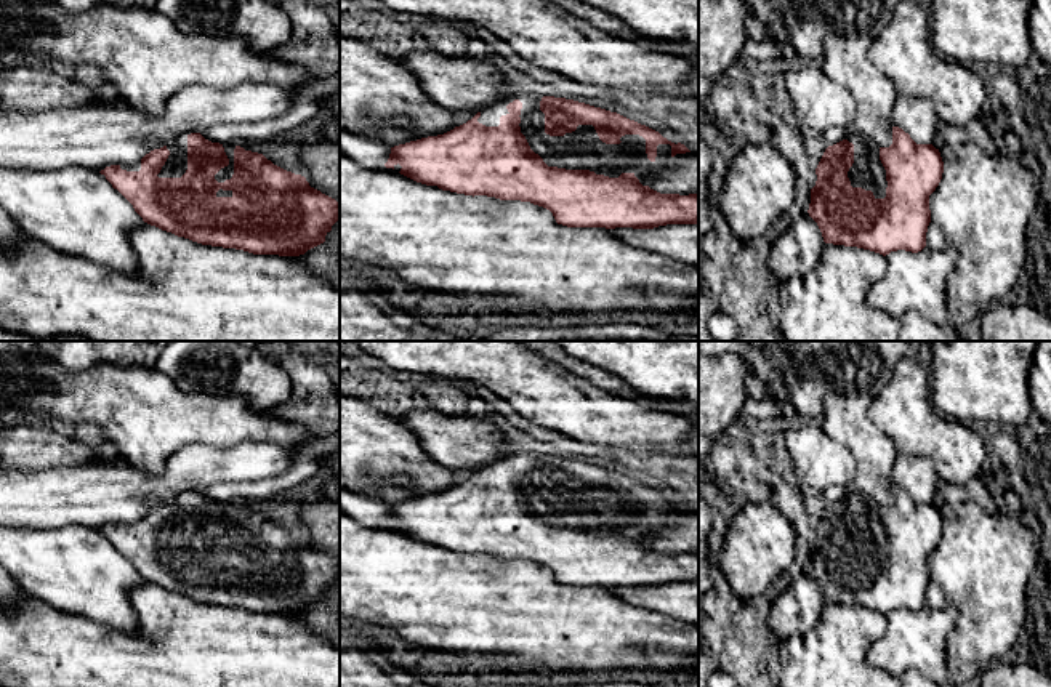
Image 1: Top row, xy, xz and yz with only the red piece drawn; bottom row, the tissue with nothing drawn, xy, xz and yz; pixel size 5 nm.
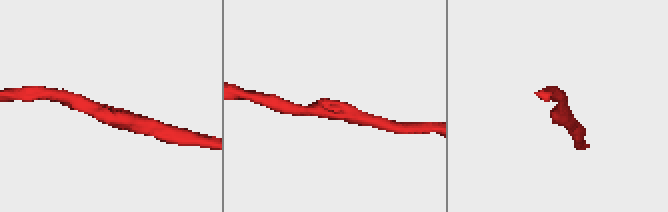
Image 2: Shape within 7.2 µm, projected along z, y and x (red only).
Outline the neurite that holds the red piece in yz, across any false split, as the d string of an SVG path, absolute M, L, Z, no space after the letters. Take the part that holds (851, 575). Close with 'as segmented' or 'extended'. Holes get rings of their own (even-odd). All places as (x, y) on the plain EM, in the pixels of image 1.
M892 485L892 503L878 506L854 488L828 504L815 527L809 575L817 581L823 601L857 605L880 612L905 609L918 612L926 605L931 581L929 554L942 538L944 520L932 503L916 503L908 492Z | extended

